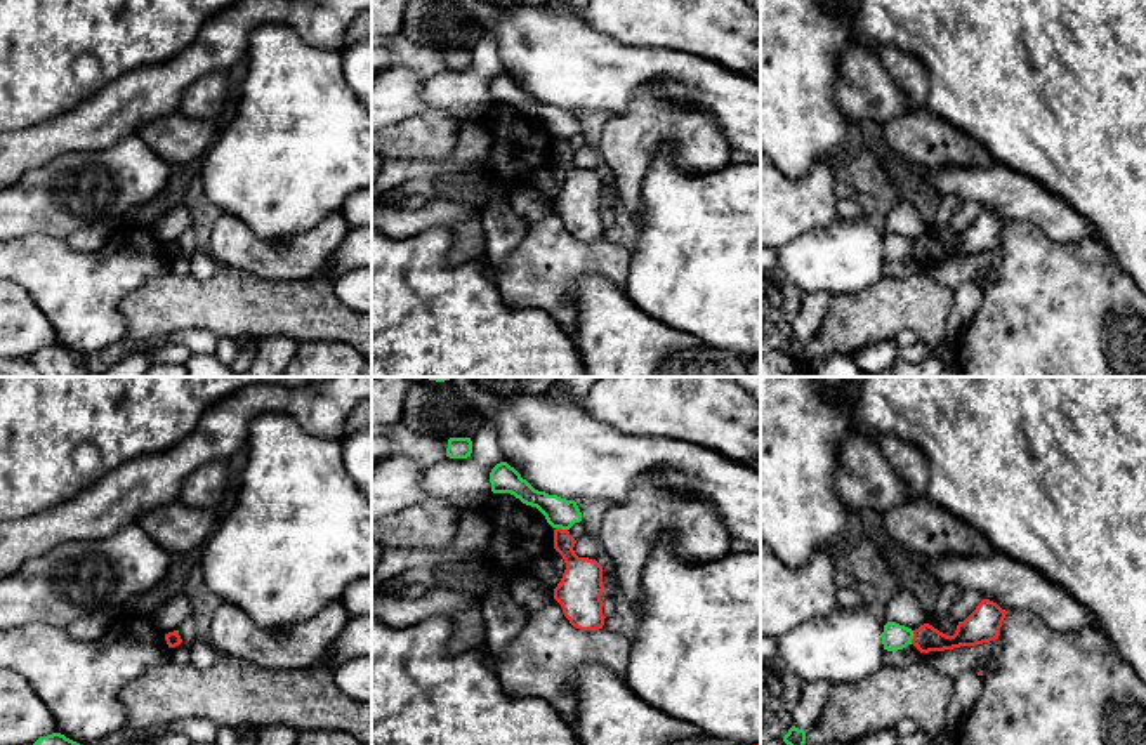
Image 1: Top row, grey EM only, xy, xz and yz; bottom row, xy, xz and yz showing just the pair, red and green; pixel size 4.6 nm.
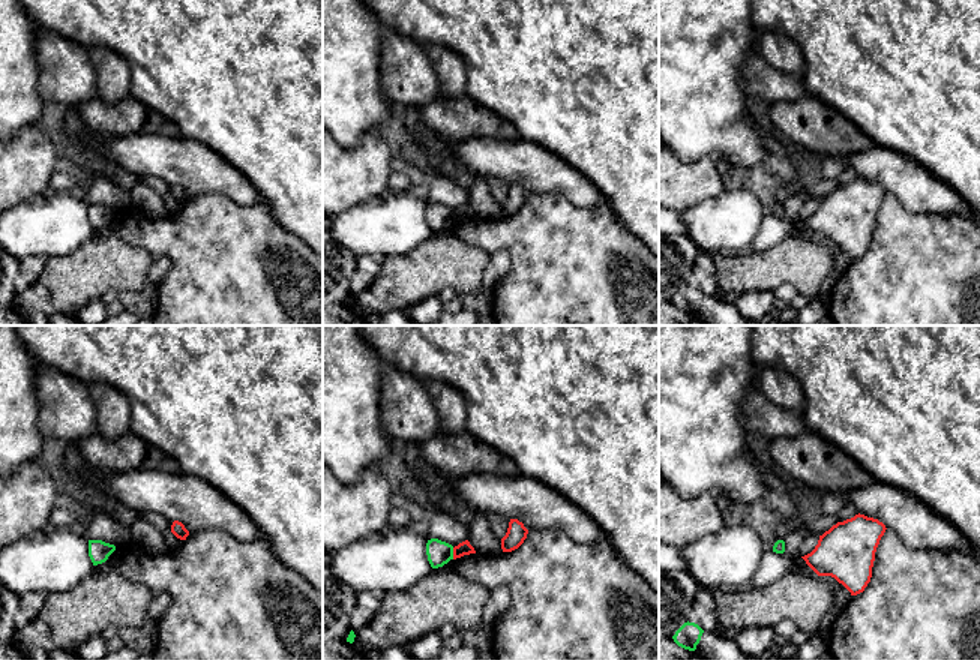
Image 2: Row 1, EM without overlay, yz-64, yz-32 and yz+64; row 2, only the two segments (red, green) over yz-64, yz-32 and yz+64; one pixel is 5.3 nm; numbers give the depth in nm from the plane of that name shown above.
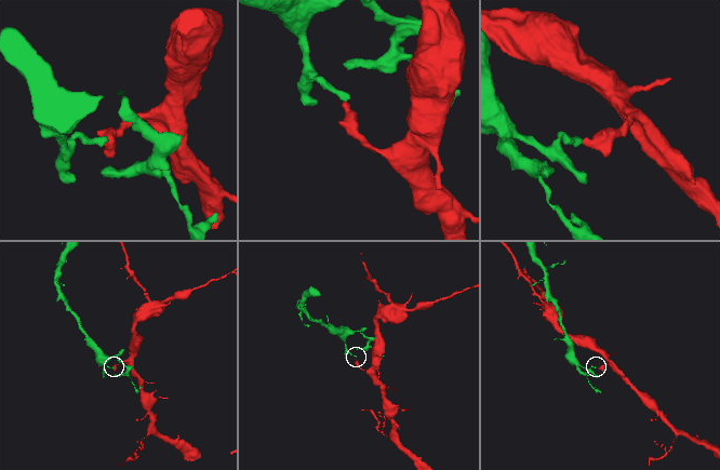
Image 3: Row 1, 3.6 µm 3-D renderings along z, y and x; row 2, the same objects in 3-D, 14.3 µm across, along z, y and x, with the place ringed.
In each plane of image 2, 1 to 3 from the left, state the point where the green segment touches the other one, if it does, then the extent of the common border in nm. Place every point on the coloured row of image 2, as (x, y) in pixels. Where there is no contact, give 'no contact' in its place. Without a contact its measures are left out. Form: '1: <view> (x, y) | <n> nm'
1: no contact
2: yz-32 (453, 554) | 60 nm
3: no contact

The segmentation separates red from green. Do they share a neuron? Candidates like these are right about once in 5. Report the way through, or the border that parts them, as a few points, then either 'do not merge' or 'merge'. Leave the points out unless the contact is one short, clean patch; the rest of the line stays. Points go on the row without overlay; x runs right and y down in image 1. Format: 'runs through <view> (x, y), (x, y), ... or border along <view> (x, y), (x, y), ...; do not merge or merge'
border along yz (914, 242), (910, 254); do not merge

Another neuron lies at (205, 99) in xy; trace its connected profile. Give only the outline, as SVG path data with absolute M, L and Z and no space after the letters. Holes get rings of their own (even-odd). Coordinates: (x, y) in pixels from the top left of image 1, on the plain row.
M210 73L188 87L177 109L189 118L215 122L224 113L229 97L227 73Z

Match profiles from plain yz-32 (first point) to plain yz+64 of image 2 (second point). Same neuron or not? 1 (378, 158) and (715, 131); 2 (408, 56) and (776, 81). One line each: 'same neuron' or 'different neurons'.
1: different neurons
2: same neuron

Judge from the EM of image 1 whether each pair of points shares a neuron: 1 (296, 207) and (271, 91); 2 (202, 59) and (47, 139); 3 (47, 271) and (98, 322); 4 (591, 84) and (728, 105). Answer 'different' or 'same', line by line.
1: same
2: same
3: same
4: same

